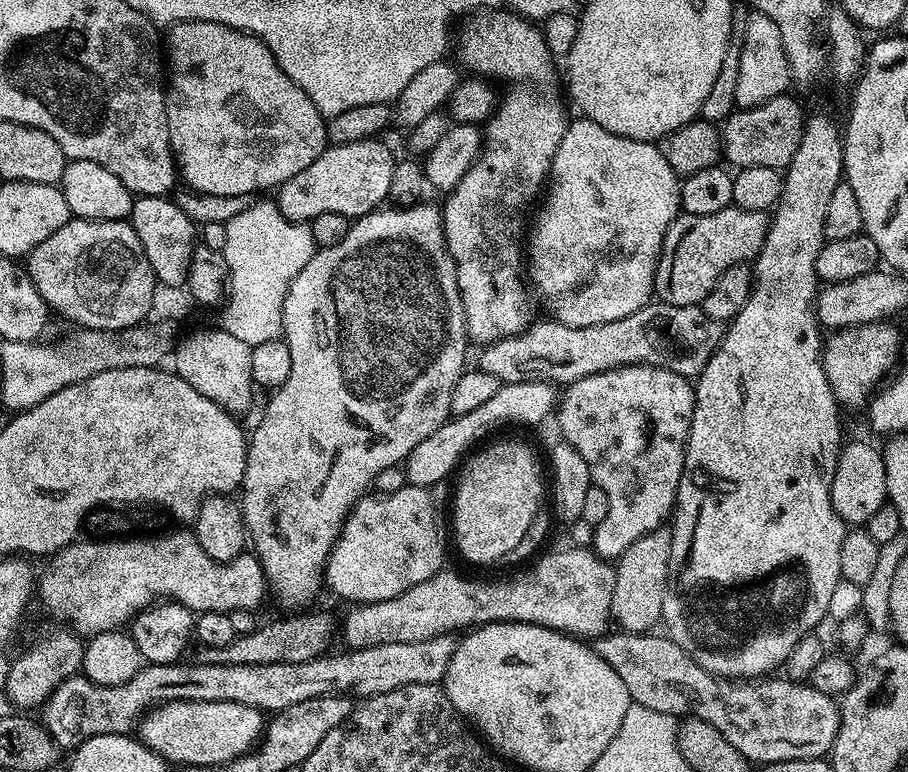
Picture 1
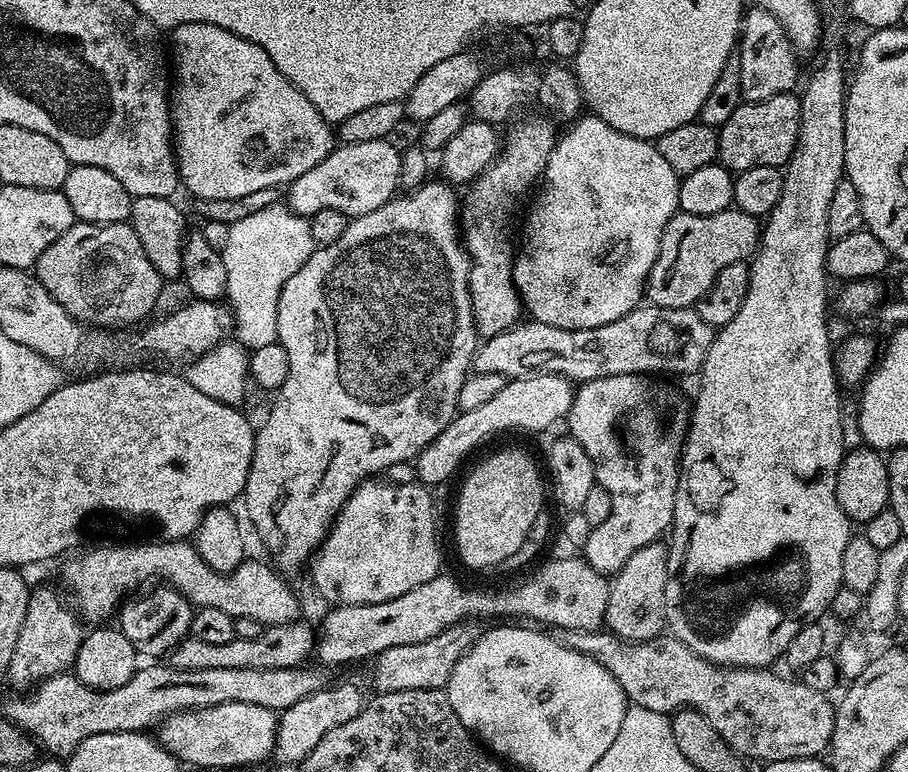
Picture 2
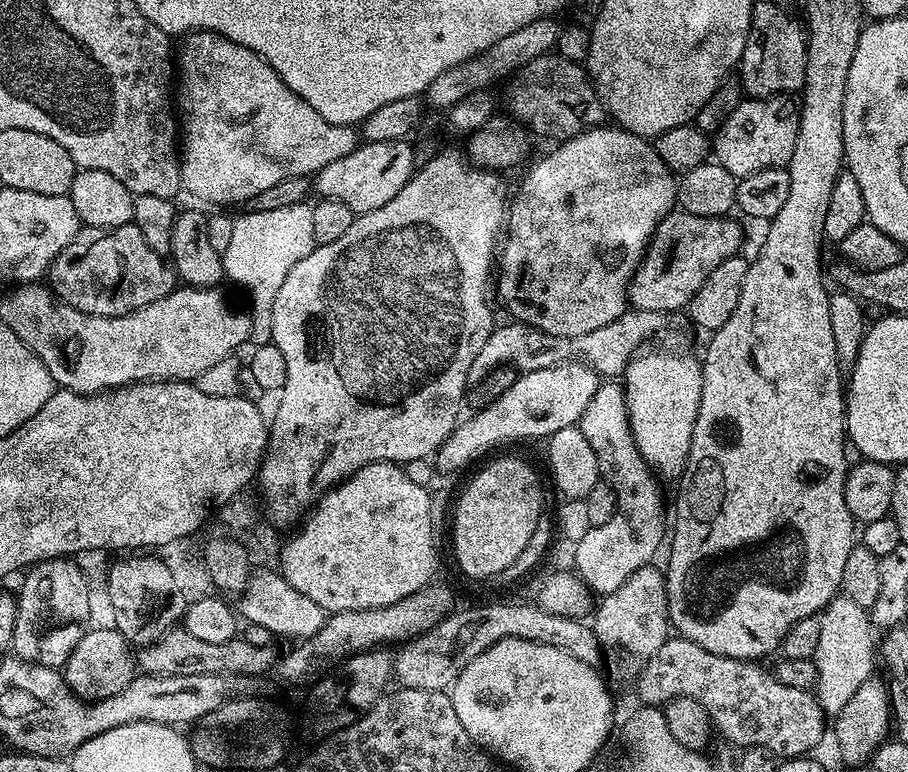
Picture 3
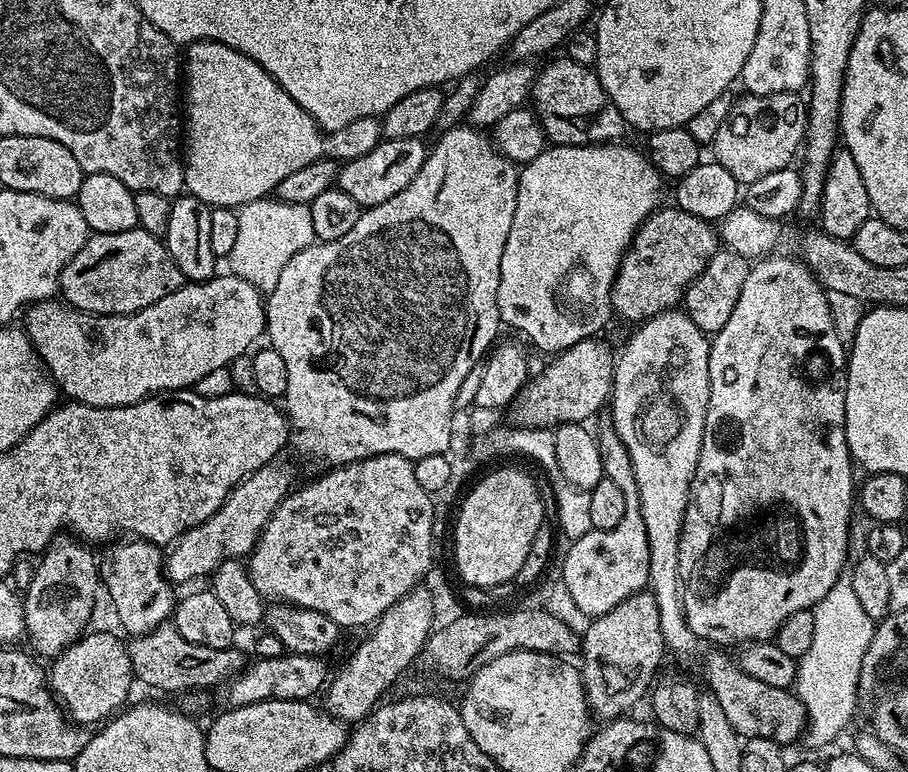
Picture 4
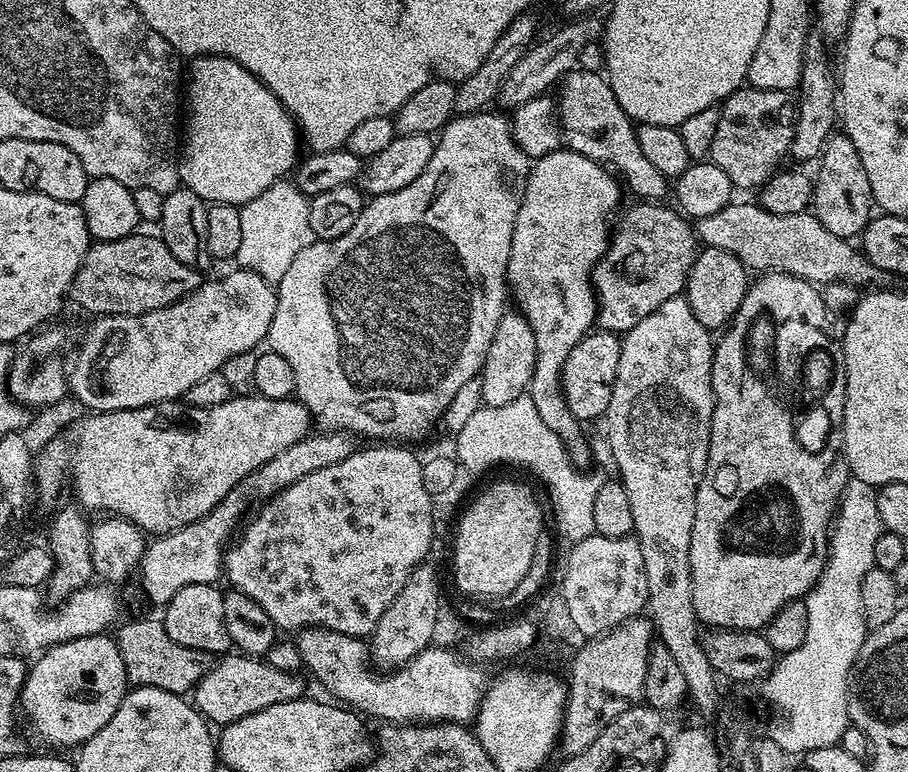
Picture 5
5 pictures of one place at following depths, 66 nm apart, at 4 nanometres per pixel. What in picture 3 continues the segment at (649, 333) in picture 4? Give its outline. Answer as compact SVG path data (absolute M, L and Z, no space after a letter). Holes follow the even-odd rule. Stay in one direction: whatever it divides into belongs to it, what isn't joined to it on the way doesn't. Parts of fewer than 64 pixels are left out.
M656 346L645 347L628 361L622 387L628 400L630 430L642 458L665 481L675 481L688 465L704 370L697 353L695 356L684 348L652 347Z

